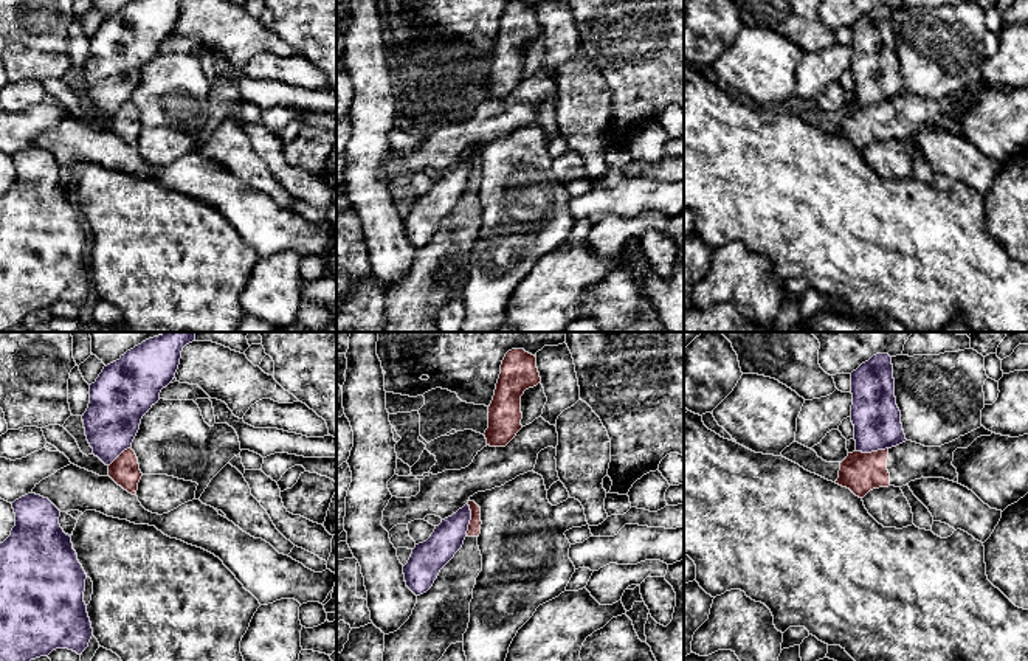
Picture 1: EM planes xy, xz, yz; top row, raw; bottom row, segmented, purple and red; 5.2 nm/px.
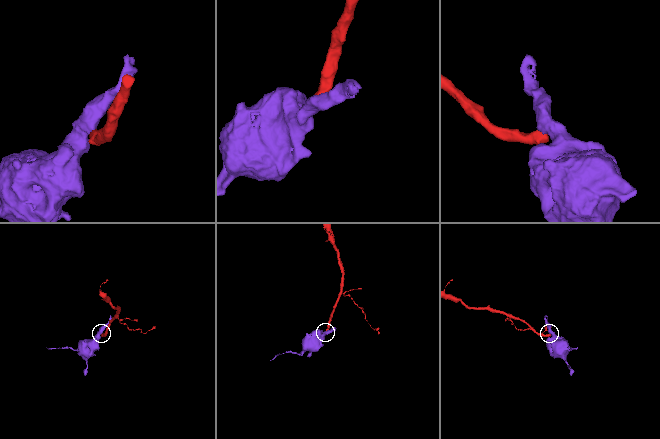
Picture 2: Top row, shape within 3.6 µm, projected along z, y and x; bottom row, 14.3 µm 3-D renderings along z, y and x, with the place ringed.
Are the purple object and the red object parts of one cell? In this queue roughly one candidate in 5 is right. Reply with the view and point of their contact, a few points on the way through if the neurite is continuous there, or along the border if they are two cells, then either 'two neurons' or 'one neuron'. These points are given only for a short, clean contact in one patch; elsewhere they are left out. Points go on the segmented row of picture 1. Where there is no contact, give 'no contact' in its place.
contact yz (872, 450); border yz (887, 447), (856, 452); two neurons

